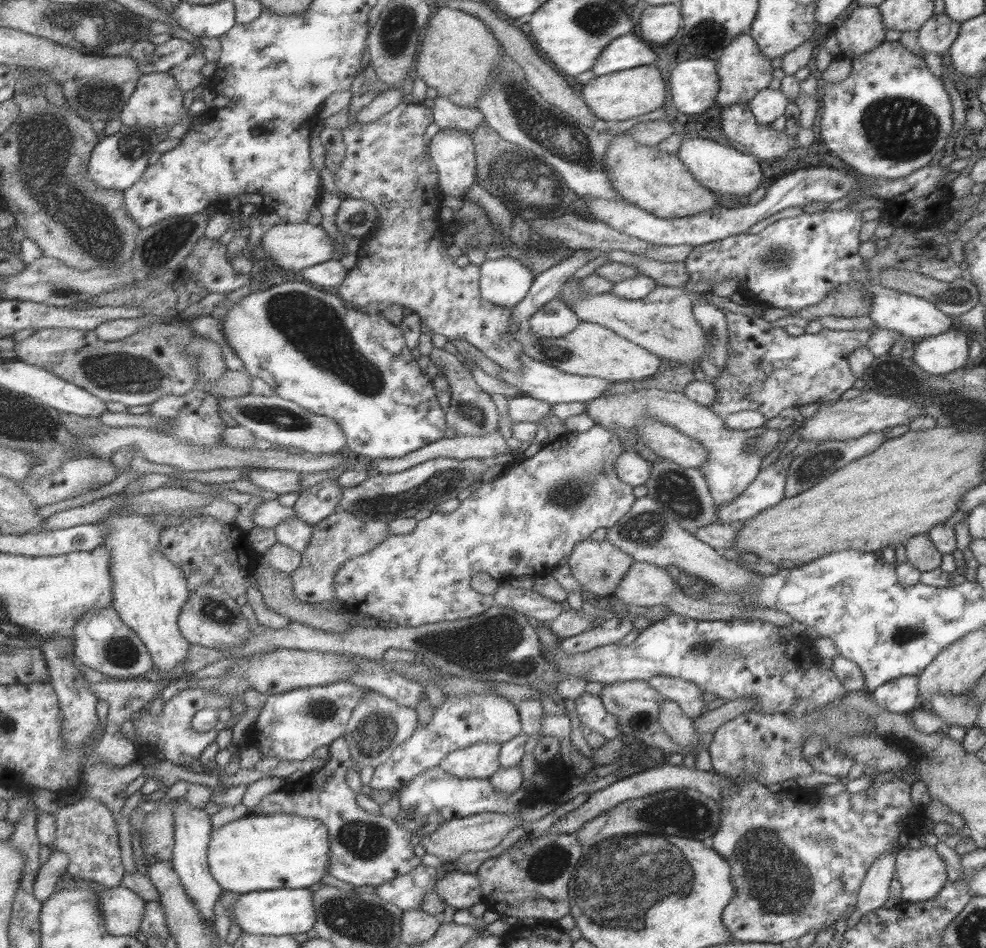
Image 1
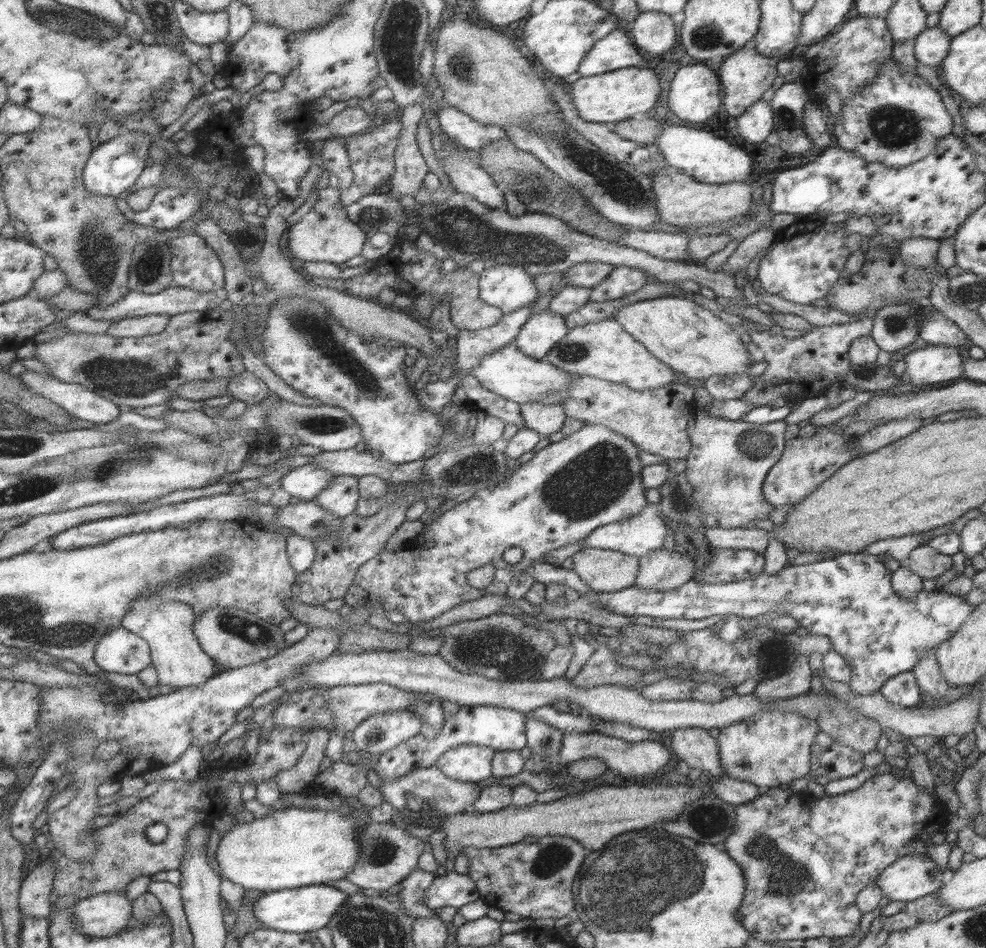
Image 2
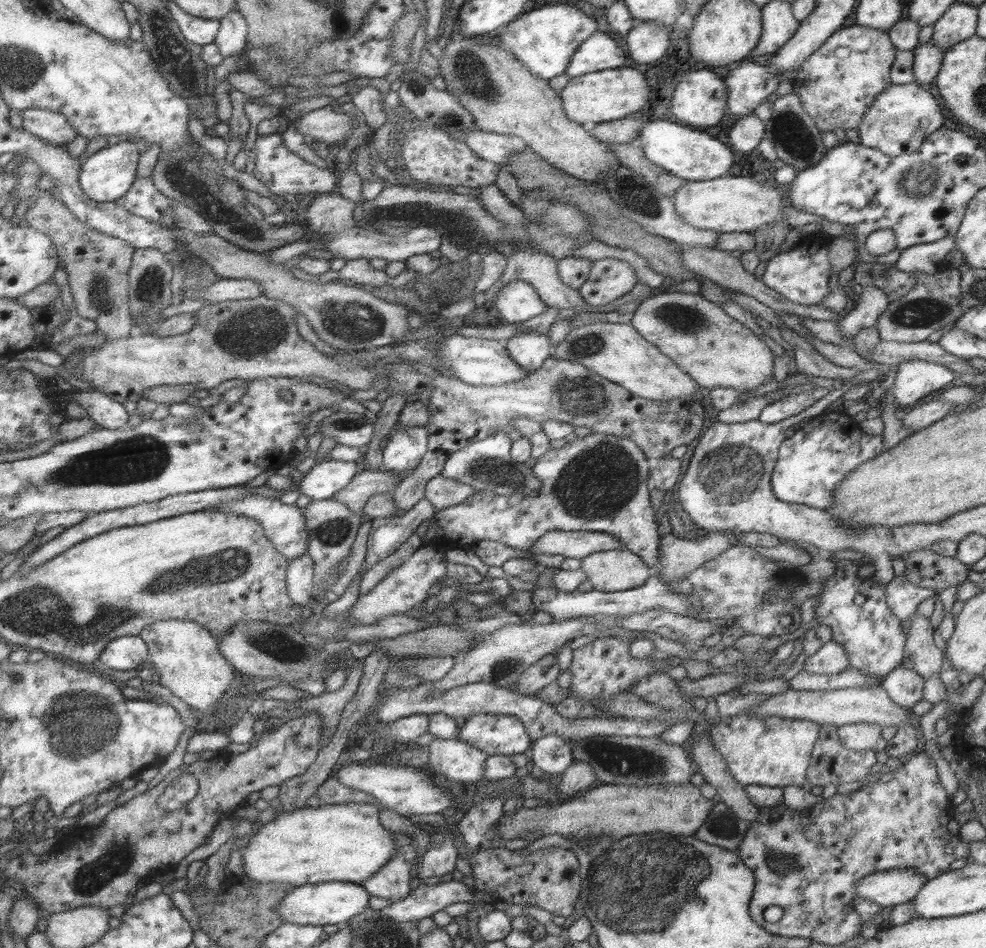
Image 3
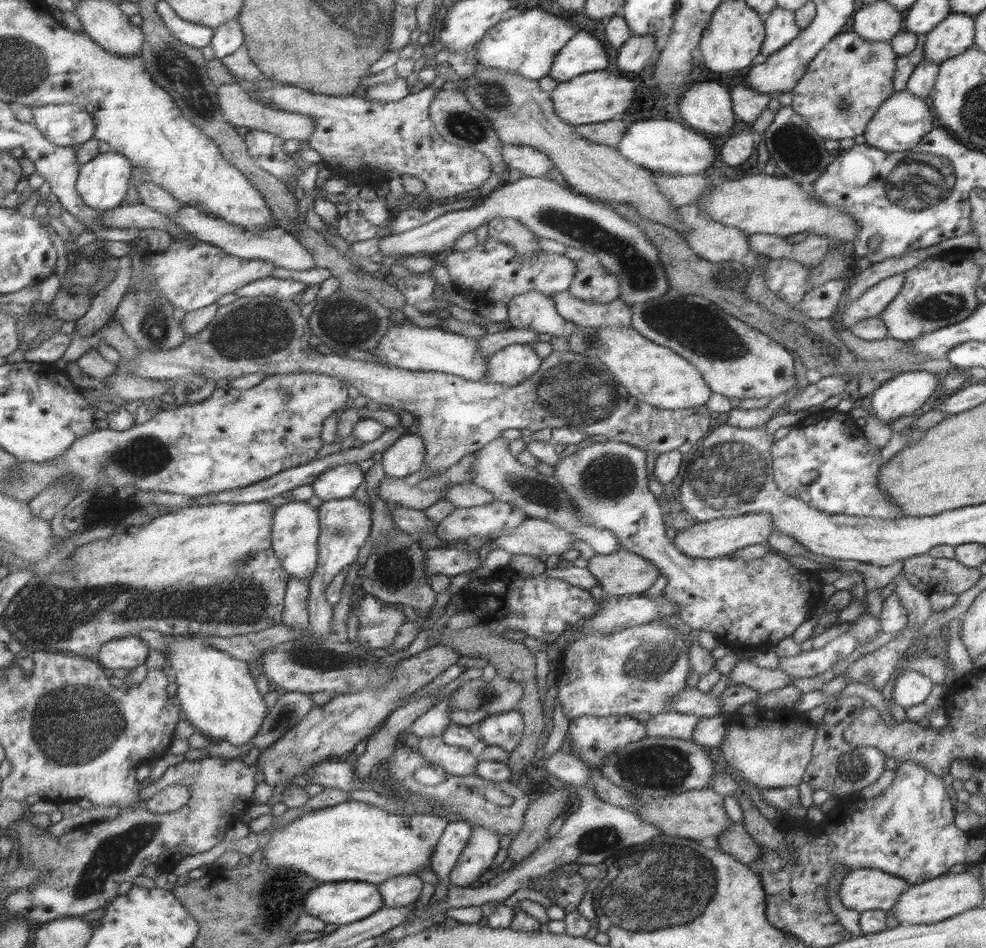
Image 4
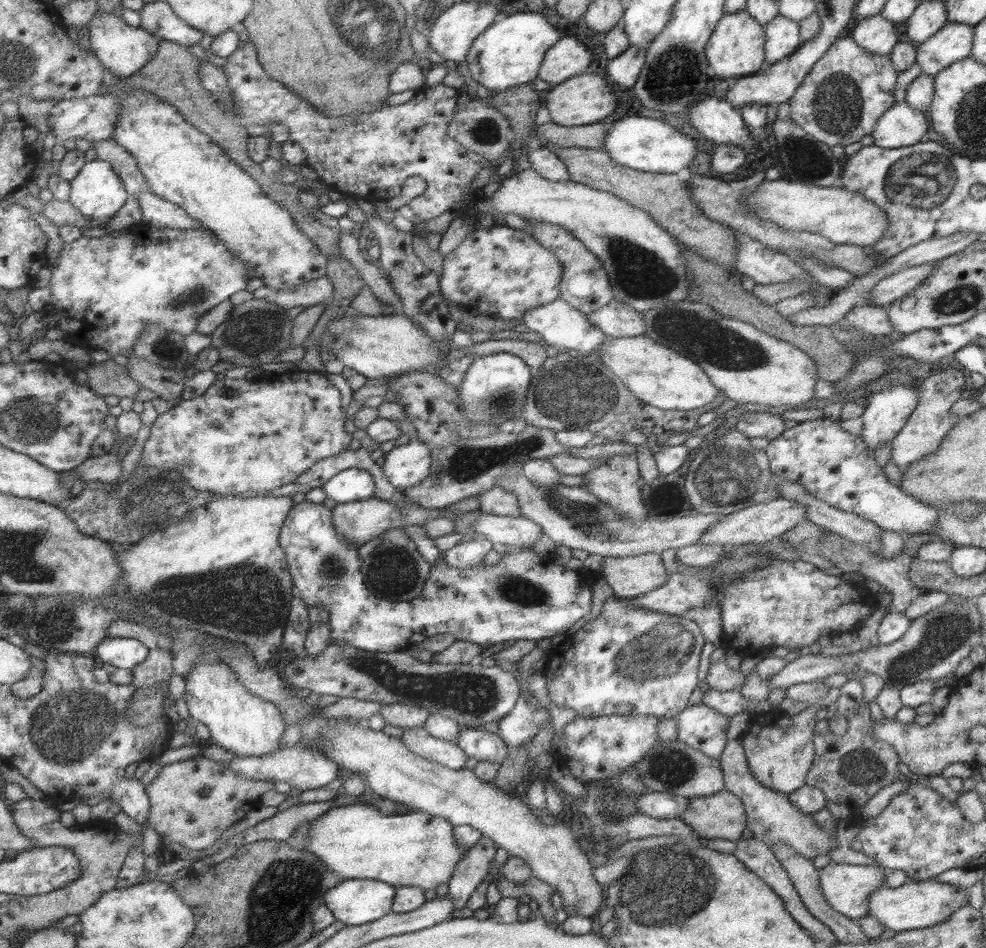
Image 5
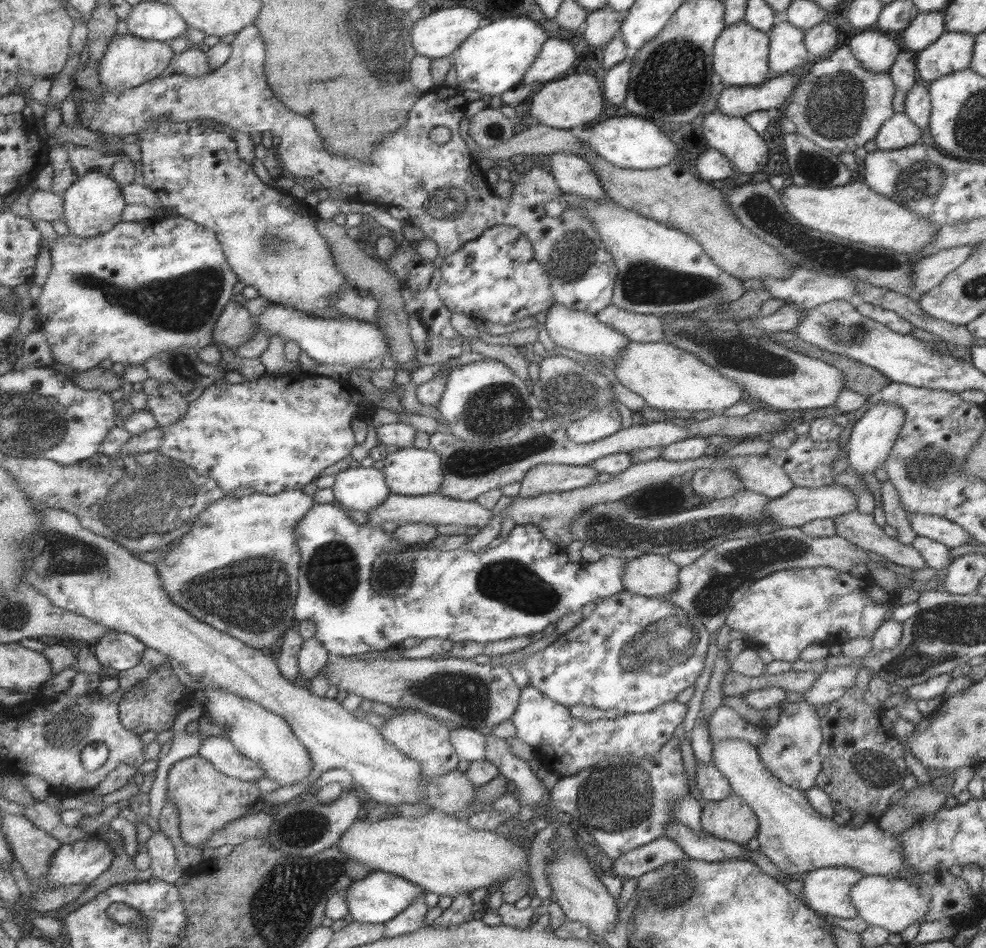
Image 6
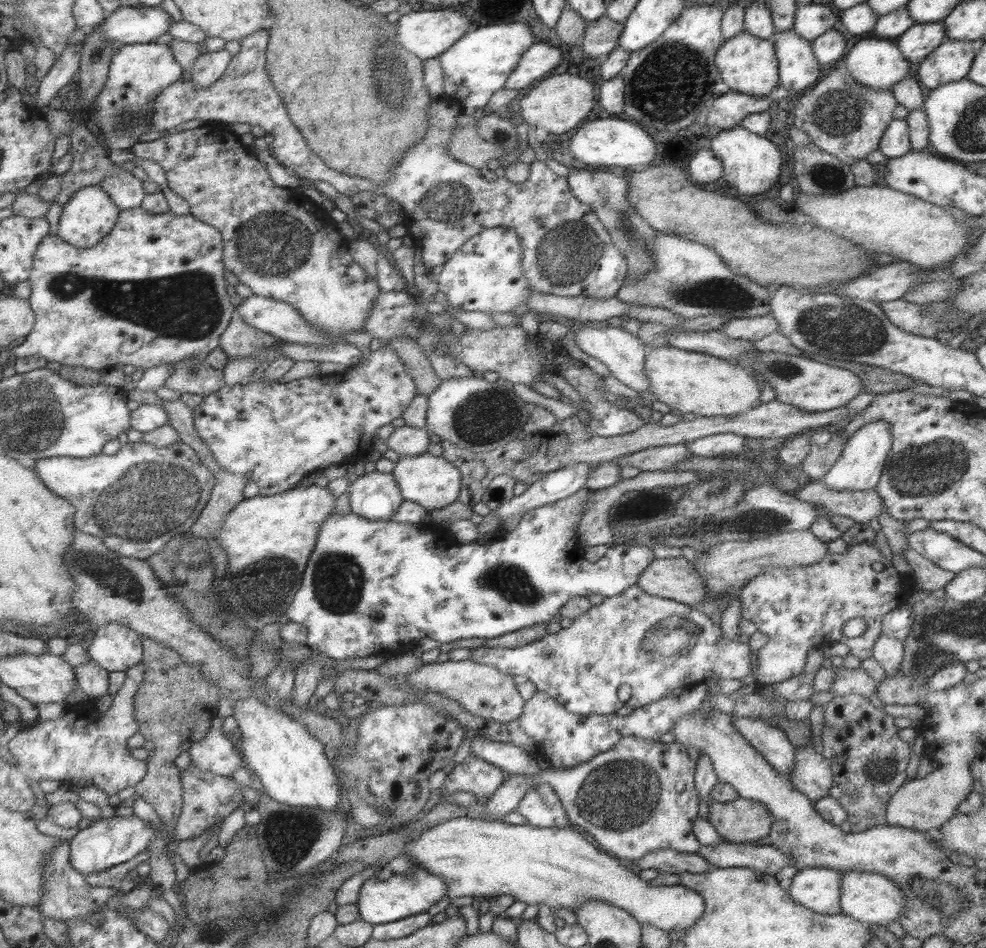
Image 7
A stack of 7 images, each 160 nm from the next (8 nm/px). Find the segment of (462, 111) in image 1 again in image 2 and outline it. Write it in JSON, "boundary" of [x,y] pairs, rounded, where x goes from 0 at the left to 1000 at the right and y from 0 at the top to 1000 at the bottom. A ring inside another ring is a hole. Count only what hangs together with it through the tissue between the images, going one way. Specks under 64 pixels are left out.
{"boundary":[[[451,110],[440,123],[454,146],[461,152],[480,159],[485,159],[502,147],[514,147],[511,136],[500,130],[487,130],[471,118]]]}

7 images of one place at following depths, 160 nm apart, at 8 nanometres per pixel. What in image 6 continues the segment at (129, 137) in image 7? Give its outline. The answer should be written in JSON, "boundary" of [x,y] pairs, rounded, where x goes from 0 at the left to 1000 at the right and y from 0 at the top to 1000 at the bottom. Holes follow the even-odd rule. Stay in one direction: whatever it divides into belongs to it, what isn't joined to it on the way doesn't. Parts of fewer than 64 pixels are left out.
{"boundary":[[[131,34],[117,35],[110,40],[104,59],[99,65],[99,84],[105,95],[120,98],[125,94],[135,93],[144,86],[165,80],[170,75],[175,60],[170,44],[141,40]]]}

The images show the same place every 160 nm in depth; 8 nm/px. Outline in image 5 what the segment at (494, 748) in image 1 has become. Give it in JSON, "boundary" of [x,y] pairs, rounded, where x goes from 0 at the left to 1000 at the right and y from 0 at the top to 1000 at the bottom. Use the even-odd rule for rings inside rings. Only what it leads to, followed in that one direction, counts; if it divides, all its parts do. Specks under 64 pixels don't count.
{"boundary":[[[428,766],[411,768],[405,780],[419,795],[457,812],[471,811],[475,797],[460,783],[435,776]]]}

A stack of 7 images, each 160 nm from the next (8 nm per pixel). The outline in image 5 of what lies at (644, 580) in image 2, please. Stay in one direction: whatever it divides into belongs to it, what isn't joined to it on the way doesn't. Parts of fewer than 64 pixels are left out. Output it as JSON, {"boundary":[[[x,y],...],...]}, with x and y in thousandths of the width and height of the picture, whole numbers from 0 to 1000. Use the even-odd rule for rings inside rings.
{"boundary":[[[789,525],[782,530],[747,537],[745,540],[733,543],[726,552],[717,556],[706,570],[708,574],[731,574],[734,576],[745,576],[746,574],[774,574],[791,565],[808,552],[816,550],[816,537],[809,530]]]}

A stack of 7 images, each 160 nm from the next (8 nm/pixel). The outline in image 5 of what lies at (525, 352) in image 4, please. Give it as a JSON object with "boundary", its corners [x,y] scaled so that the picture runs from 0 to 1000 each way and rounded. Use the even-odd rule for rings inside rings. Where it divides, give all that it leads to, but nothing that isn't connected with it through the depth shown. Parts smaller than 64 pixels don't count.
{"boundary":[[[515,371],[482,377],[463,407],[467,409],[467,431],[481,447],[500,447],[505,451],[513,443],[522,444],[523,437],[531,427],[539,399],[538,391],[537,386],[528,378]]]}

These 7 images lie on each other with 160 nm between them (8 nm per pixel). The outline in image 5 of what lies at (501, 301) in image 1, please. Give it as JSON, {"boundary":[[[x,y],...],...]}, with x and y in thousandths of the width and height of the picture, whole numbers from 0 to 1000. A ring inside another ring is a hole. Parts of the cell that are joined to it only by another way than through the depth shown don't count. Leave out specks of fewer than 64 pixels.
{"boundary":[[[567,313],[553,321],[553,323],[545,323],[533,327],[527,333],[527,340],[534,345],[537,350],[546,352],[554,363],[563,367],[573,367],[576,371],[589,371],[593,374],[603,369],[604,365],[616,355],[594,336],[593,330],[583,327]]]}

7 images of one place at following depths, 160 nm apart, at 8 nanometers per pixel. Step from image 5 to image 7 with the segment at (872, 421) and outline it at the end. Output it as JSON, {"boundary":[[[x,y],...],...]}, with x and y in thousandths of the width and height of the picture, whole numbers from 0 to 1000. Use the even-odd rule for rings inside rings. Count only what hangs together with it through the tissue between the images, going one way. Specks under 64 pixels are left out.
{"boundary":[[[885,444],[873,449],[856,465],[856,472],[851,483],[837,499],[833,506],[845,517],[879,517],[885,516],[890,509],[900,478],[903,476],[905,464],[904,456],[900,451],[901,445]]]}

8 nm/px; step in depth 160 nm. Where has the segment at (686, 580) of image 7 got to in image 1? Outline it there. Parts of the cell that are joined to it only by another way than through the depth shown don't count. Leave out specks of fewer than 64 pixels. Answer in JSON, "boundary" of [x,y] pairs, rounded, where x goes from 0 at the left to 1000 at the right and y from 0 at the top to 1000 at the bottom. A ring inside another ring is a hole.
{"boundary":[[[593,569],[582,574],[582,579],[576,584],[576,598],[579,605],[593,629],[609,631],[620,628],[634,602],[643,592],[637,584],[622,576],[616,569],[601,571]]]}

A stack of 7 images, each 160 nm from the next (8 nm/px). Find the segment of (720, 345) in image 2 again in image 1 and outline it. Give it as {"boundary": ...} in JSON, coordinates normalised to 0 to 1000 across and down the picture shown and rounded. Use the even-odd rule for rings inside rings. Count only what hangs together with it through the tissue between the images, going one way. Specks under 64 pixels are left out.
{"boundary":[[[575,295],[569,302],[568,309],[571,311],[570,319],[584,331],[587,340],[613,344],[664,376],[706,387],[710,378],[720,368],[718,359],[701,331],[706,308],[666,301],[652,315],[634,316],[619,309],[589,310],[587,295]]]}

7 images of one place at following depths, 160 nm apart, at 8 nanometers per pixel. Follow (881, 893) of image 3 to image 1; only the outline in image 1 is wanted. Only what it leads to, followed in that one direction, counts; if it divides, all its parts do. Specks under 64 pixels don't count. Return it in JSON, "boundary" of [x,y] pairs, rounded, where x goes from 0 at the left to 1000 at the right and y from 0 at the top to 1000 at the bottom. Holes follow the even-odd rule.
{"boundary":[[[935,891],[930,896],[912,895],[907,902],[907,924],[913,930],[915,949],[942,949],[959,931],[958,909],[947,893]]]}

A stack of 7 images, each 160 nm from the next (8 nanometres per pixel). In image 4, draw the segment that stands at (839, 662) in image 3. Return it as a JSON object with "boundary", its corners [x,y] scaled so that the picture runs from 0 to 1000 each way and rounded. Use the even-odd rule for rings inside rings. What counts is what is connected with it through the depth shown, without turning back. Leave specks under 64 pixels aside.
{"boundary":[[[861,665],[845,673],[831,686],[824,685],[800,694],[790,693],[789,707],[804,716],[827,714],[847,704],[847,699],[860,693],[871,680]]]}

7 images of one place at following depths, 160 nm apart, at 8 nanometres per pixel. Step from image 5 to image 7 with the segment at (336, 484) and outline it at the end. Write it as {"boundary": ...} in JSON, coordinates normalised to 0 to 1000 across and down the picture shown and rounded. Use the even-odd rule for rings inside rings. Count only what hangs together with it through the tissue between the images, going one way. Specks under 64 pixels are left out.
{"boundary":[[[380,495],[376,498],[369,498],[355,508],[349,520],[351,519],[353,520],[355,539],[375,550],[395,550],[403,534],[409,528],[405,514],[397,499],[387,499]]]}

